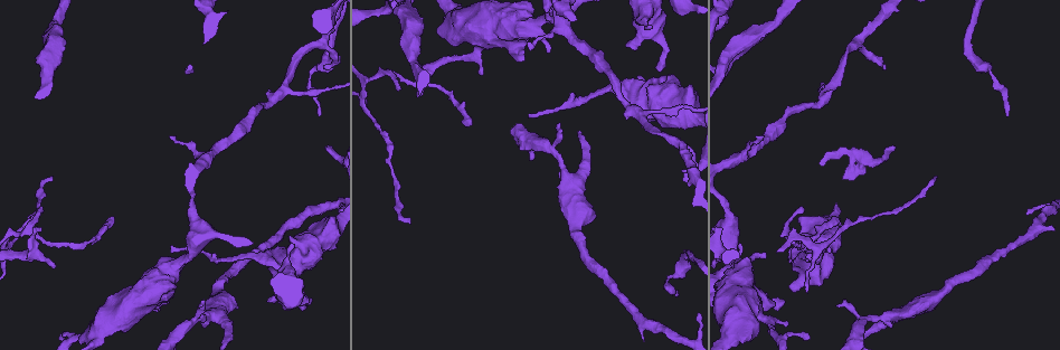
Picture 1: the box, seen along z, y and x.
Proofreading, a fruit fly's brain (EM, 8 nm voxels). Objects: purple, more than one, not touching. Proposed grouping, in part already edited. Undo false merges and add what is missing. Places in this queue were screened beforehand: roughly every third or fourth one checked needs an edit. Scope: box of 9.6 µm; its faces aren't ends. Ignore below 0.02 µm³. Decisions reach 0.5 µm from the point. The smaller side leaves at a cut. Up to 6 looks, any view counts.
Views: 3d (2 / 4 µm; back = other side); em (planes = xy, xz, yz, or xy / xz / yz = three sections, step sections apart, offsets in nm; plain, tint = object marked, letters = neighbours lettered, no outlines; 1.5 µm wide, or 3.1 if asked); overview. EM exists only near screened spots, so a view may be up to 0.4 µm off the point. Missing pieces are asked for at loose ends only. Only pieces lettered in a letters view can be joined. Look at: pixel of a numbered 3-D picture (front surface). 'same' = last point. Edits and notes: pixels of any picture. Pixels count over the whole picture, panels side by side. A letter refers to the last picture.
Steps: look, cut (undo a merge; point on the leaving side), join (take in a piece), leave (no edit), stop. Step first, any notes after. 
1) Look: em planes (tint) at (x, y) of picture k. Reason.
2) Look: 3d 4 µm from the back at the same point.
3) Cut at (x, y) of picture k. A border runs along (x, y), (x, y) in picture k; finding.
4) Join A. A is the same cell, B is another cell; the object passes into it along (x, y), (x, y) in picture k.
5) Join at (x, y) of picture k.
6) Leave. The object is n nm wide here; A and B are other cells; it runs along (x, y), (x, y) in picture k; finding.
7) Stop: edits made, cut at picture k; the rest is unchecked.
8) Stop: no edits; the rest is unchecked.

Look: em planes (letters) at (558, 193) of picture 1.

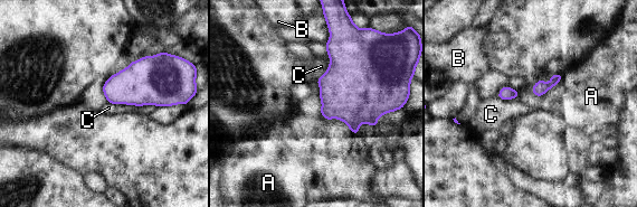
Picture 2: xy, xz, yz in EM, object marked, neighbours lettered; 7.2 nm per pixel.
Leave. The longest contact is with A, 320 nm; A, B and C are other cells; no lettered piece goes on from it.

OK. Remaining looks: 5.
Look: em planes (tint) at (773, 301) of picture 1. Thick end.

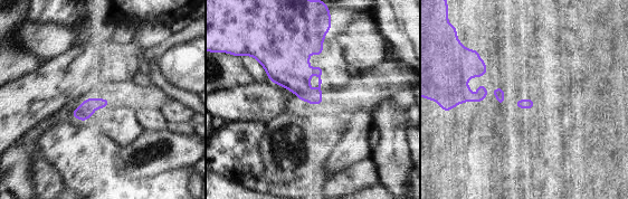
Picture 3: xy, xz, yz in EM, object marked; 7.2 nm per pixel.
Look: em planes (letters) at the same point.

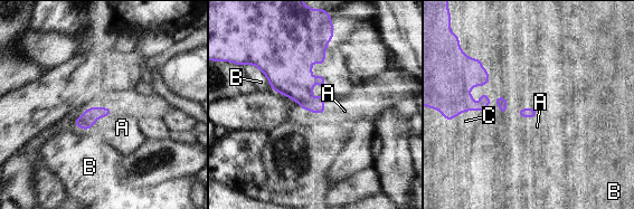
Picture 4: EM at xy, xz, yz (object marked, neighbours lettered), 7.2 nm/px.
Join A. A is the same cell, B and C are other cells; the object passes into it along (90, 116), (107, 115), (122, 127) in picture 4; the neuron continues.

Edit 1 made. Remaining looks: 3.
Look: em yz step 4 (letters) at (659, 71) of picture 1.

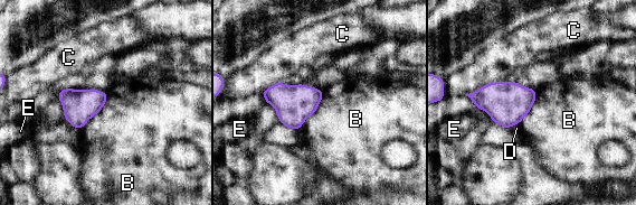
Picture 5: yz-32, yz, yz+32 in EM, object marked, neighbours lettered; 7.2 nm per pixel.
Look: em planes (letters) at the same point. Cut it another way.

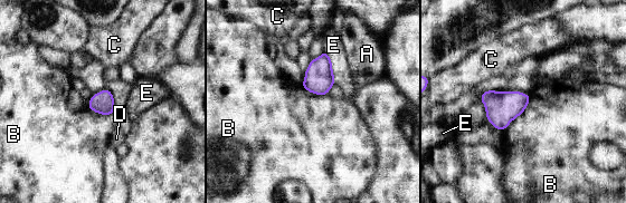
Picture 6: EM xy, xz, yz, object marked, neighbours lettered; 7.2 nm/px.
Leave. A, B, C, D and E are other cells; a border runs along (529, 95), (527, 107), (502, 131) in picture 6; none of them fits.

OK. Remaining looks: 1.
Stop: edits made, join at picture 4; the rest is unchecked.

